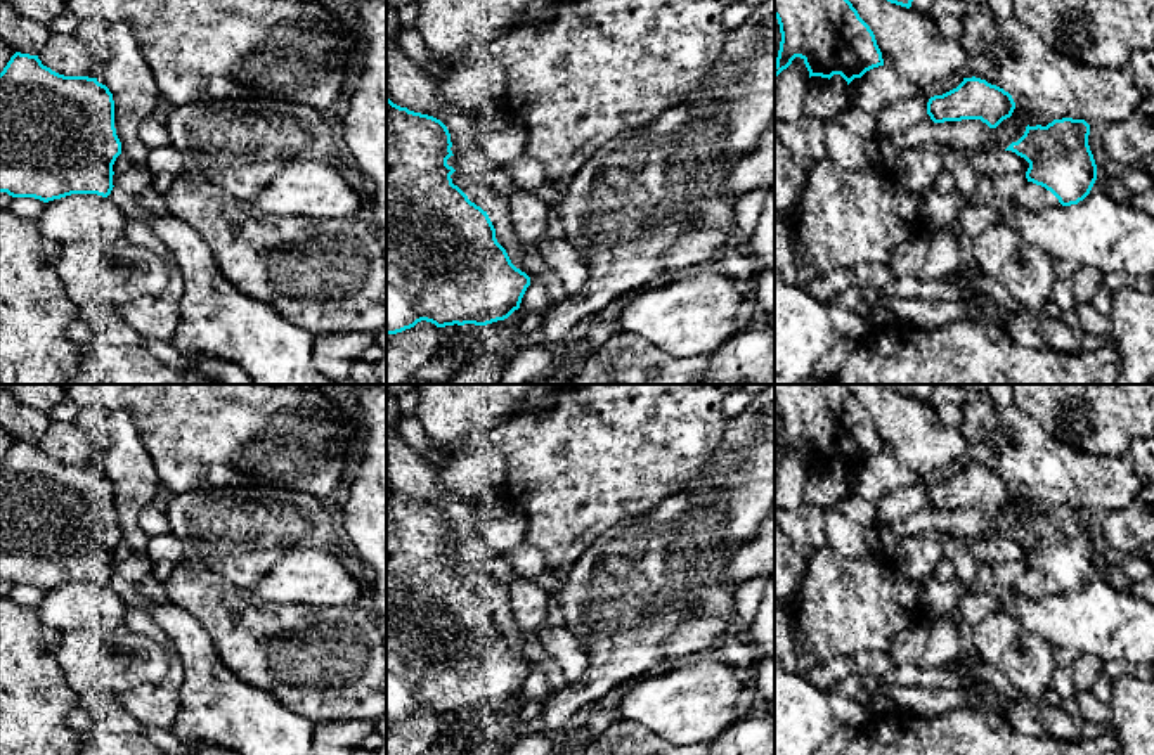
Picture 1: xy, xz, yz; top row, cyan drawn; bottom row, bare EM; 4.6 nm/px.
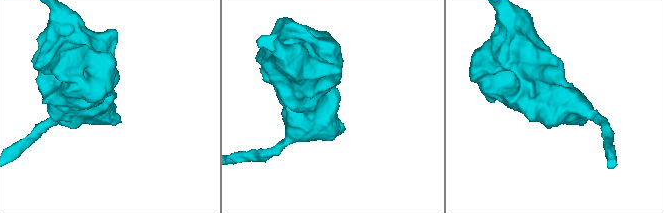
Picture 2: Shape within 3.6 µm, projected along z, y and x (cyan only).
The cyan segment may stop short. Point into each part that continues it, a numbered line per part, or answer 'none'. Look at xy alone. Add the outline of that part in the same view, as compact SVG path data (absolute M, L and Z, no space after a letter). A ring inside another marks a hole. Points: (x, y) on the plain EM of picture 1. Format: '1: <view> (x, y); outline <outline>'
1: xy (217, 707); outline M113 575L109 585L125 604L146 610L172 639L184 663L184 682L177 694L180 707L170 727L184 745L204 741L239 755L315 755L314 722L279 703L270 693L243 682L218 656L203 625L184 608L142 596L139 584Z

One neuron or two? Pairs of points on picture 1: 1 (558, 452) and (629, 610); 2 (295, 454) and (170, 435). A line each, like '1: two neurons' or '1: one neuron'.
1: two neurons
2: one neuron

